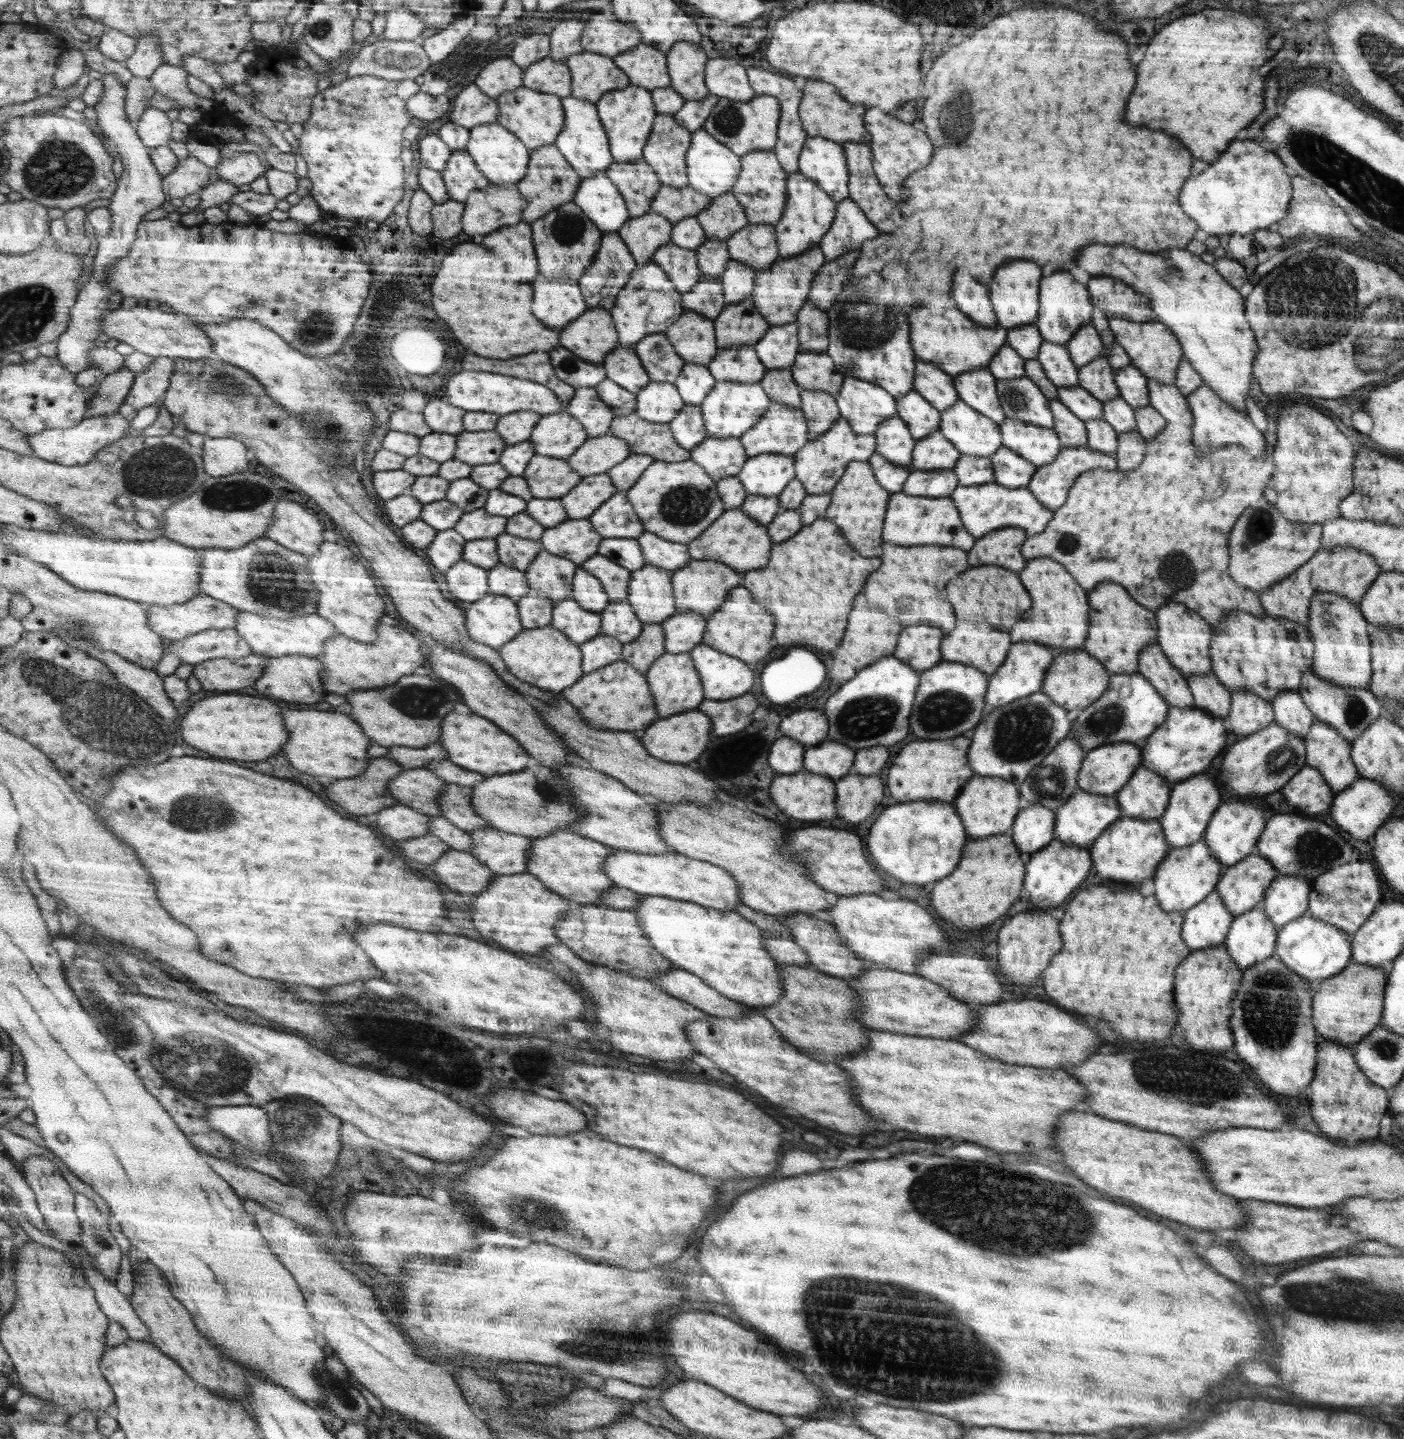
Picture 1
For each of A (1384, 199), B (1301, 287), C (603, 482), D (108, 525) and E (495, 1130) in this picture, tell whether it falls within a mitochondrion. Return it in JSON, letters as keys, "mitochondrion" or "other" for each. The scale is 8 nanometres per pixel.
{"A":"mitochondrion","B":"mitochondrion","C":"other","D":"other","E":"other"}

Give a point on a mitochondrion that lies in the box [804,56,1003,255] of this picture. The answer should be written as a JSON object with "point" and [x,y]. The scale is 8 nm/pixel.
{"point":[962,92]}

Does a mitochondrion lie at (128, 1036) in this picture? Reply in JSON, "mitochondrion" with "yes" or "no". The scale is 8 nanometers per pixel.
{"mitochondrion":"yes"}

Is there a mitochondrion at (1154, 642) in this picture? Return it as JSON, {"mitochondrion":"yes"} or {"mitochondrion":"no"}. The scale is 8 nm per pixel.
{"mitochondrion":"no"}

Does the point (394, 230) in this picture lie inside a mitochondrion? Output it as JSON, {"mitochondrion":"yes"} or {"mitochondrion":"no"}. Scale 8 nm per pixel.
{"mitochondrion":"no"}

